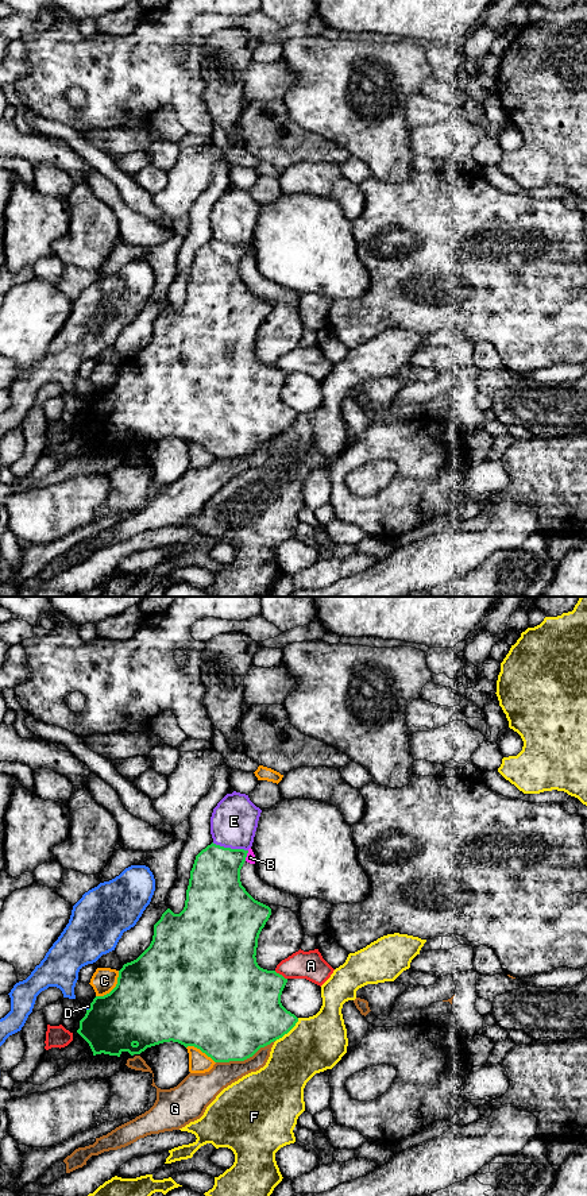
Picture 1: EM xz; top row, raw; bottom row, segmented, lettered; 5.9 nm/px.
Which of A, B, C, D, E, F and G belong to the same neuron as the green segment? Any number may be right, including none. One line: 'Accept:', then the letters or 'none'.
Accept: none

